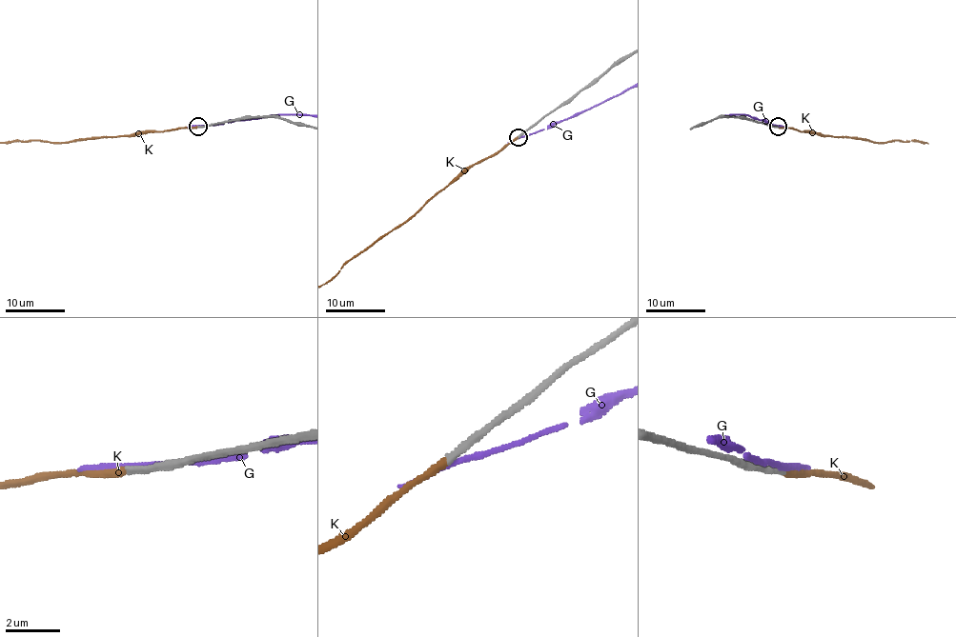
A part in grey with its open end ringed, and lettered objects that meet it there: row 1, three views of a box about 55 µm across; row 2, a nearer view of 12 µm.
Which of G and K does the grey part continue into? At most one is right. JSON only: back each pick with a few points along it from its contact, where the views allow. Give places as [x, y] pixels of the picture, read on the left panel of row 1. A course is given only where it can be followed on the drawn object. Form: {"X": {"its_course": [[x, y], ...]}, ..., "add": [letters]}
{"add": ["K"]}

